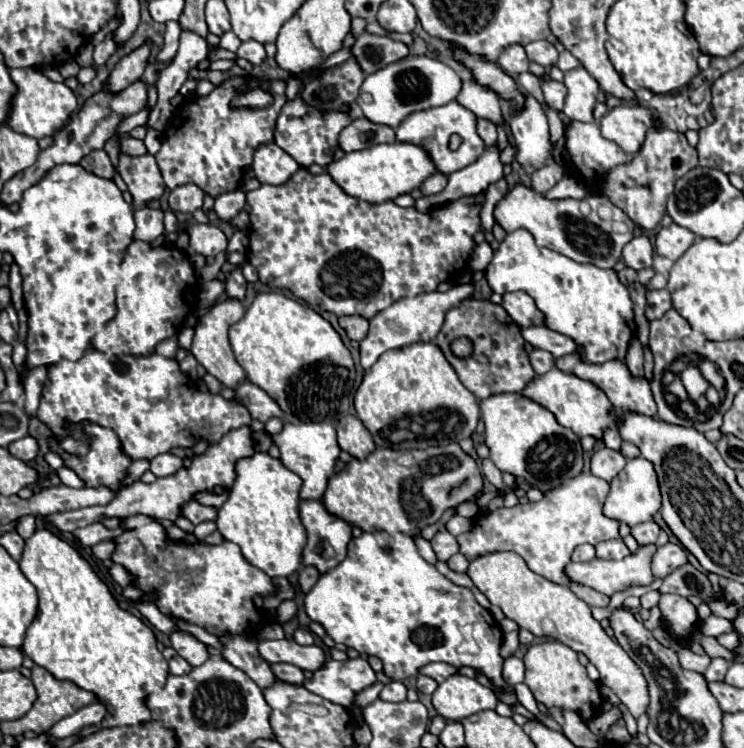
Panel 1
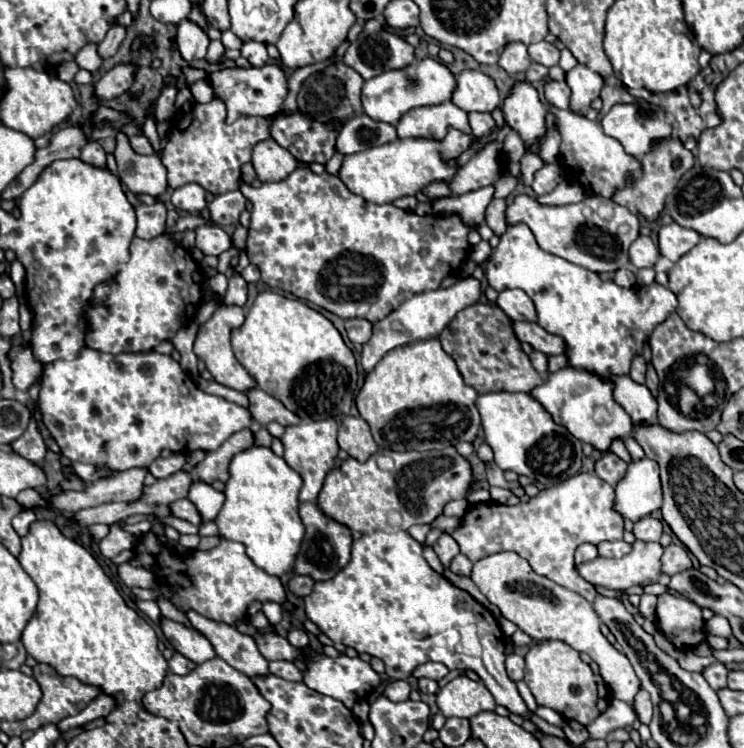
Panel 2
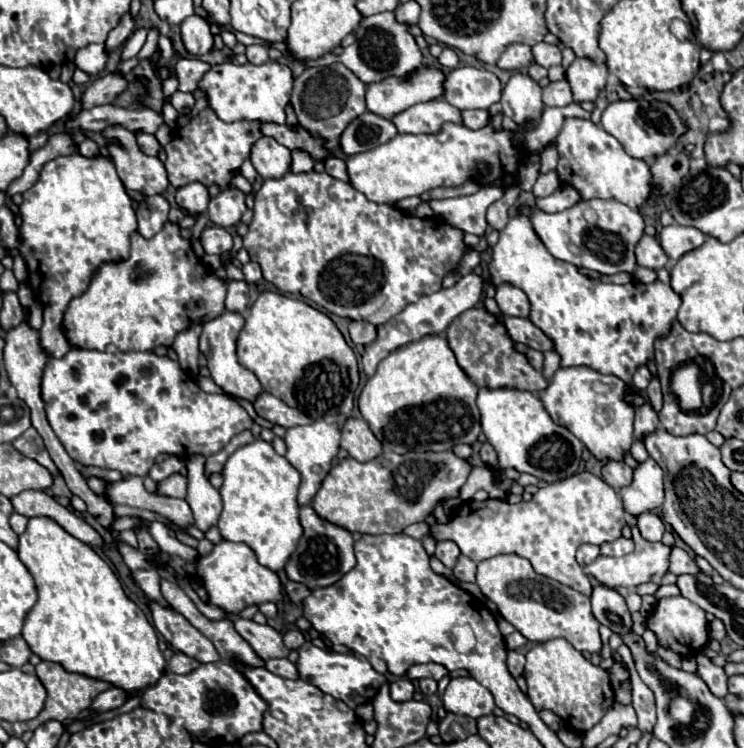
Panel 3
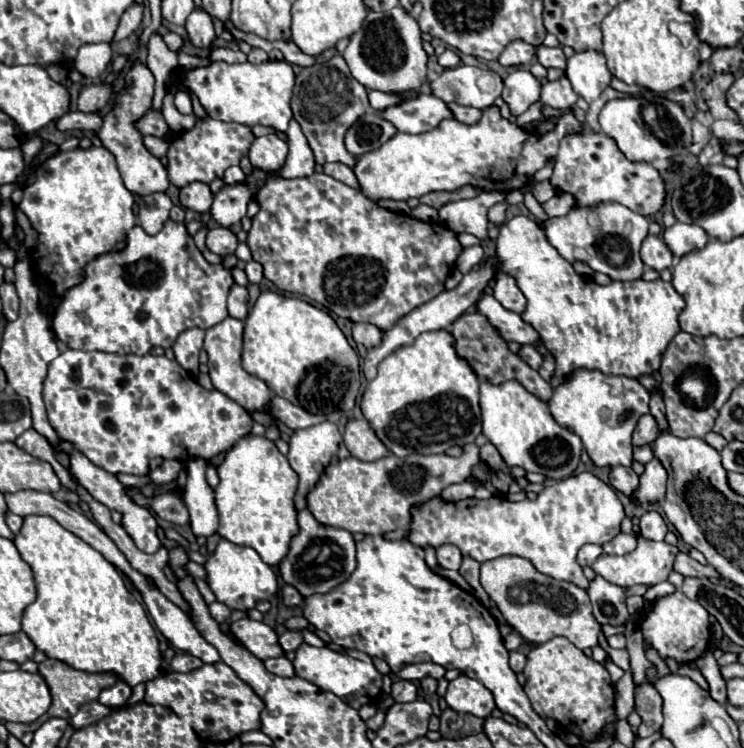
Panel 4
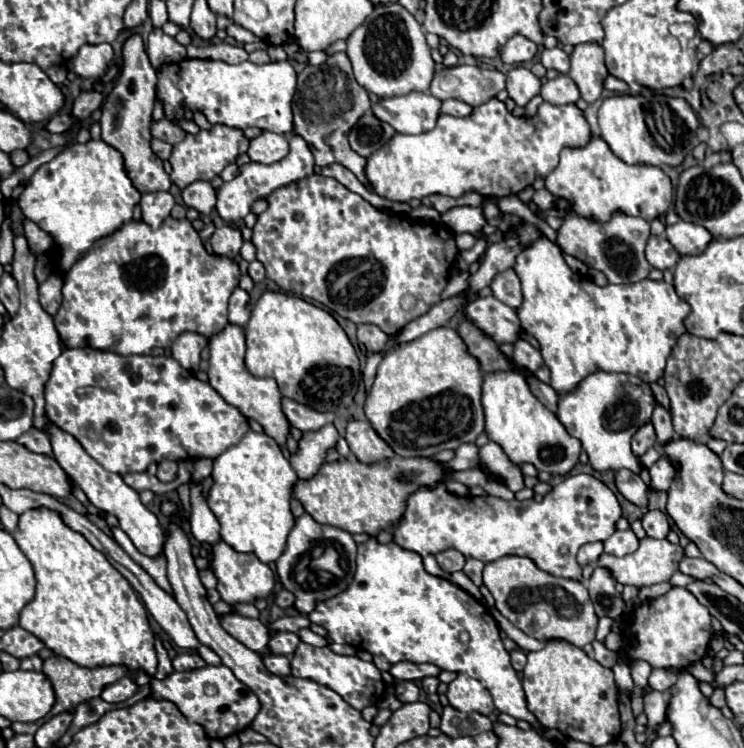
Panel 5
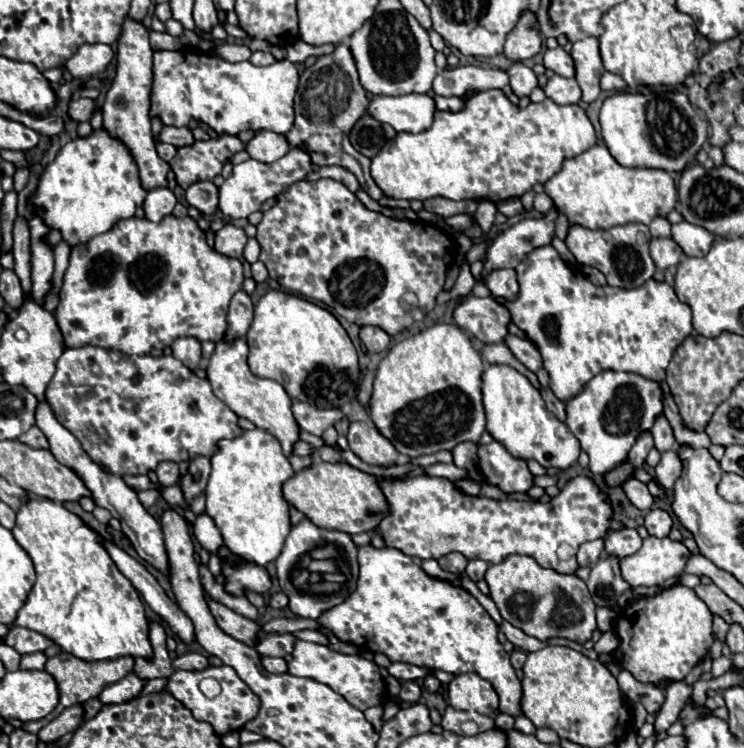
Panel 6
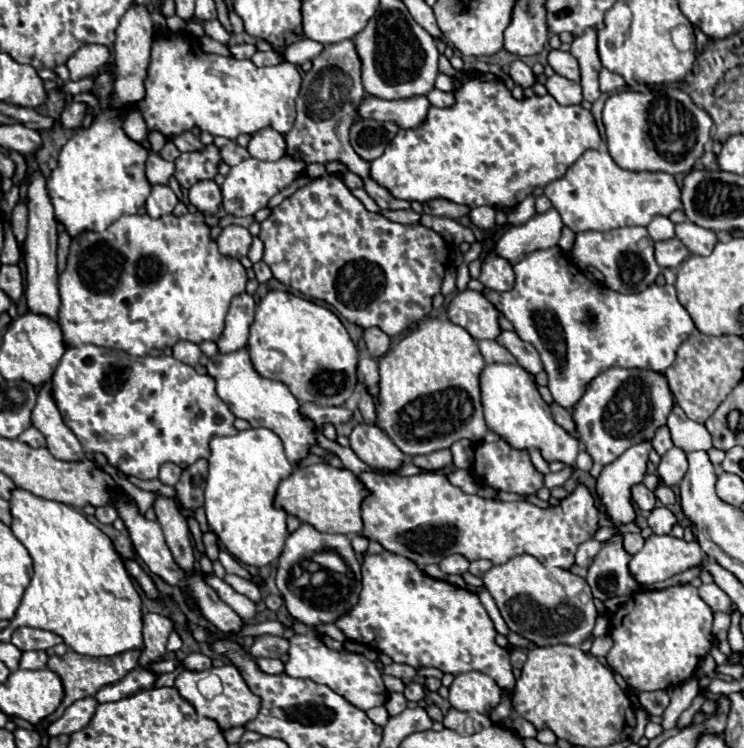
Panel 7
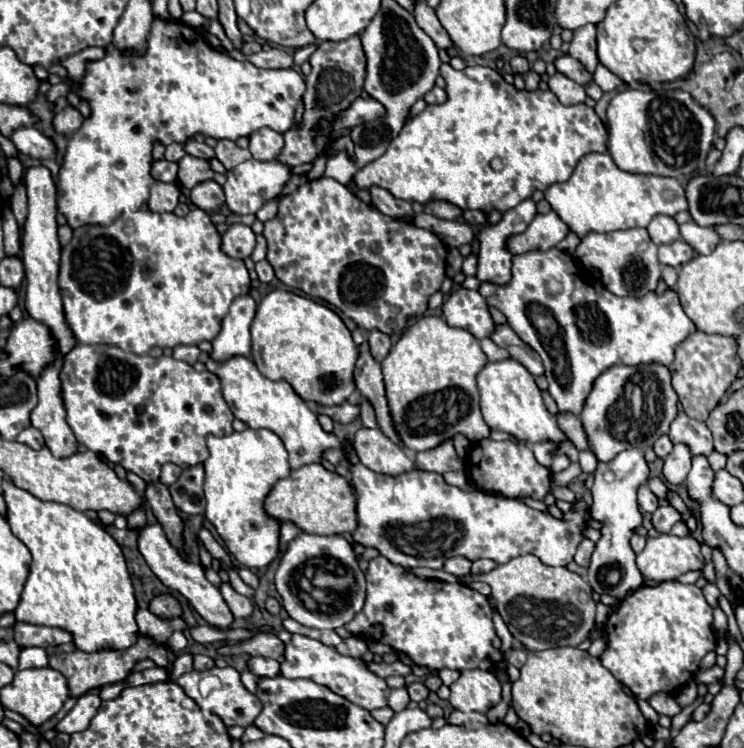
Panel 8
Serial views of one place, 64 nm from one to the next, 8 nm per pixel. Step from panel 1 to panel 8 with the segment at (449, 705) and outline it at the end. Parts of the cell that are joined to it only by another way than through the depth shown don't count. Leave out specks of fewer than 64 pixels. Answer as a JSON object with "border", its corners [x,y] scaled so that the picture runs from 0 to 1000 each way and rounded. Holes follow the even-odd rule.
{"border":[[[624,896],[608,917],[605,941],[618,952],[656,952],[675,936],[672,912],[656,896]]]}

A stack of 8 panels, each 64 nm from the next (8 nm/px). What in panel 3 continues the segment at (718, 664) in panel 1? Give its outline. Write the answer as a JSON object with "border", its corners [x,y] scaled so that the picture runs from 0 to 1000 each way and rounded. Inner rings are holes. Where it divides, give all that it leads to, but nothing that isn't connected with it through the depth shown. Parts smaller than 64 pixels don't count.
{"border":[[[941,874],[935,877],[935,888],[938,888],[938,904],[952,914],[954,925],[965,933],[973,933],[978,928],[978,920],[976,920],[976,912],[978,912],[978,904],[973,901],[973,896],[968,890],[962,890],[952,877]]]}

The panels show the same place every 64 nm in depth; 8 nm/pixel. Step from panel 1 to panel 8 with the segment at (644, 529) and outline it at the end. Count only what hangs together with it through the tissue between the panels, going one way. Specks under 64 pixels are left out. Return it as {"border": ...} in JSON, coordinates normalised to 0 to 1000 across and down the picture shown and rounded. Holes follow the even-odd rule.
{"border":[[[890,674],[890,676],[876,687],[876,701],[879,701],[879,706],[882,706],[884,711],[890,711],[890,714],[901,711],[901,706],[903,706],[909,698],[914,698],[914,695],[917,695],[917,690],[914,690],[914,684],[911,684],[903,674]]]}

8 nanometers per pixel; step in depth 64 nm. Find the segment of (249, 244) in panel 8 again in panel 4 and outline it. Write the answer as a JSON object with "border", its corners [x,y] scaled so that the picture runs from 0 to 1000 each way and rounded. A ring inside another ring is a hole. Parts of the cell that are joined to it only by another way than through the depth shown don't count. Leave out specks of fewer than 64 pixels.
{"border":[[[293,302],[293,305],[288,305],[288,307],[280,310],[280,316],[277,316],[277,329],[280,329],[288,340],[304,345],[304,342],[312,342],[312,340],[317,337],[320,318],[317,318],[317,313],[315,313],[309,305]]]}

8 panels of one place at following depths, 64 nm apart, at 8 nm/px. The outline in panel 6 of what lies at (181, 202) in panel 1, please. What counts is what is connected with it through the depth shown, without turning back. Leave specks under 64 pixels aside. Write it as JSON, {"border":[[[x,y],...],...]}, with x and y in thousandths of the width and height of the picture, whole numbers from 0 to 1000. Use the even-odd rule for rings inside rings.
{"border":[[[263,243],[250,254],[250,267],[255,275],[266,278],[274,289],[285,289],[293,281],[293,251],[288,243]]]}

